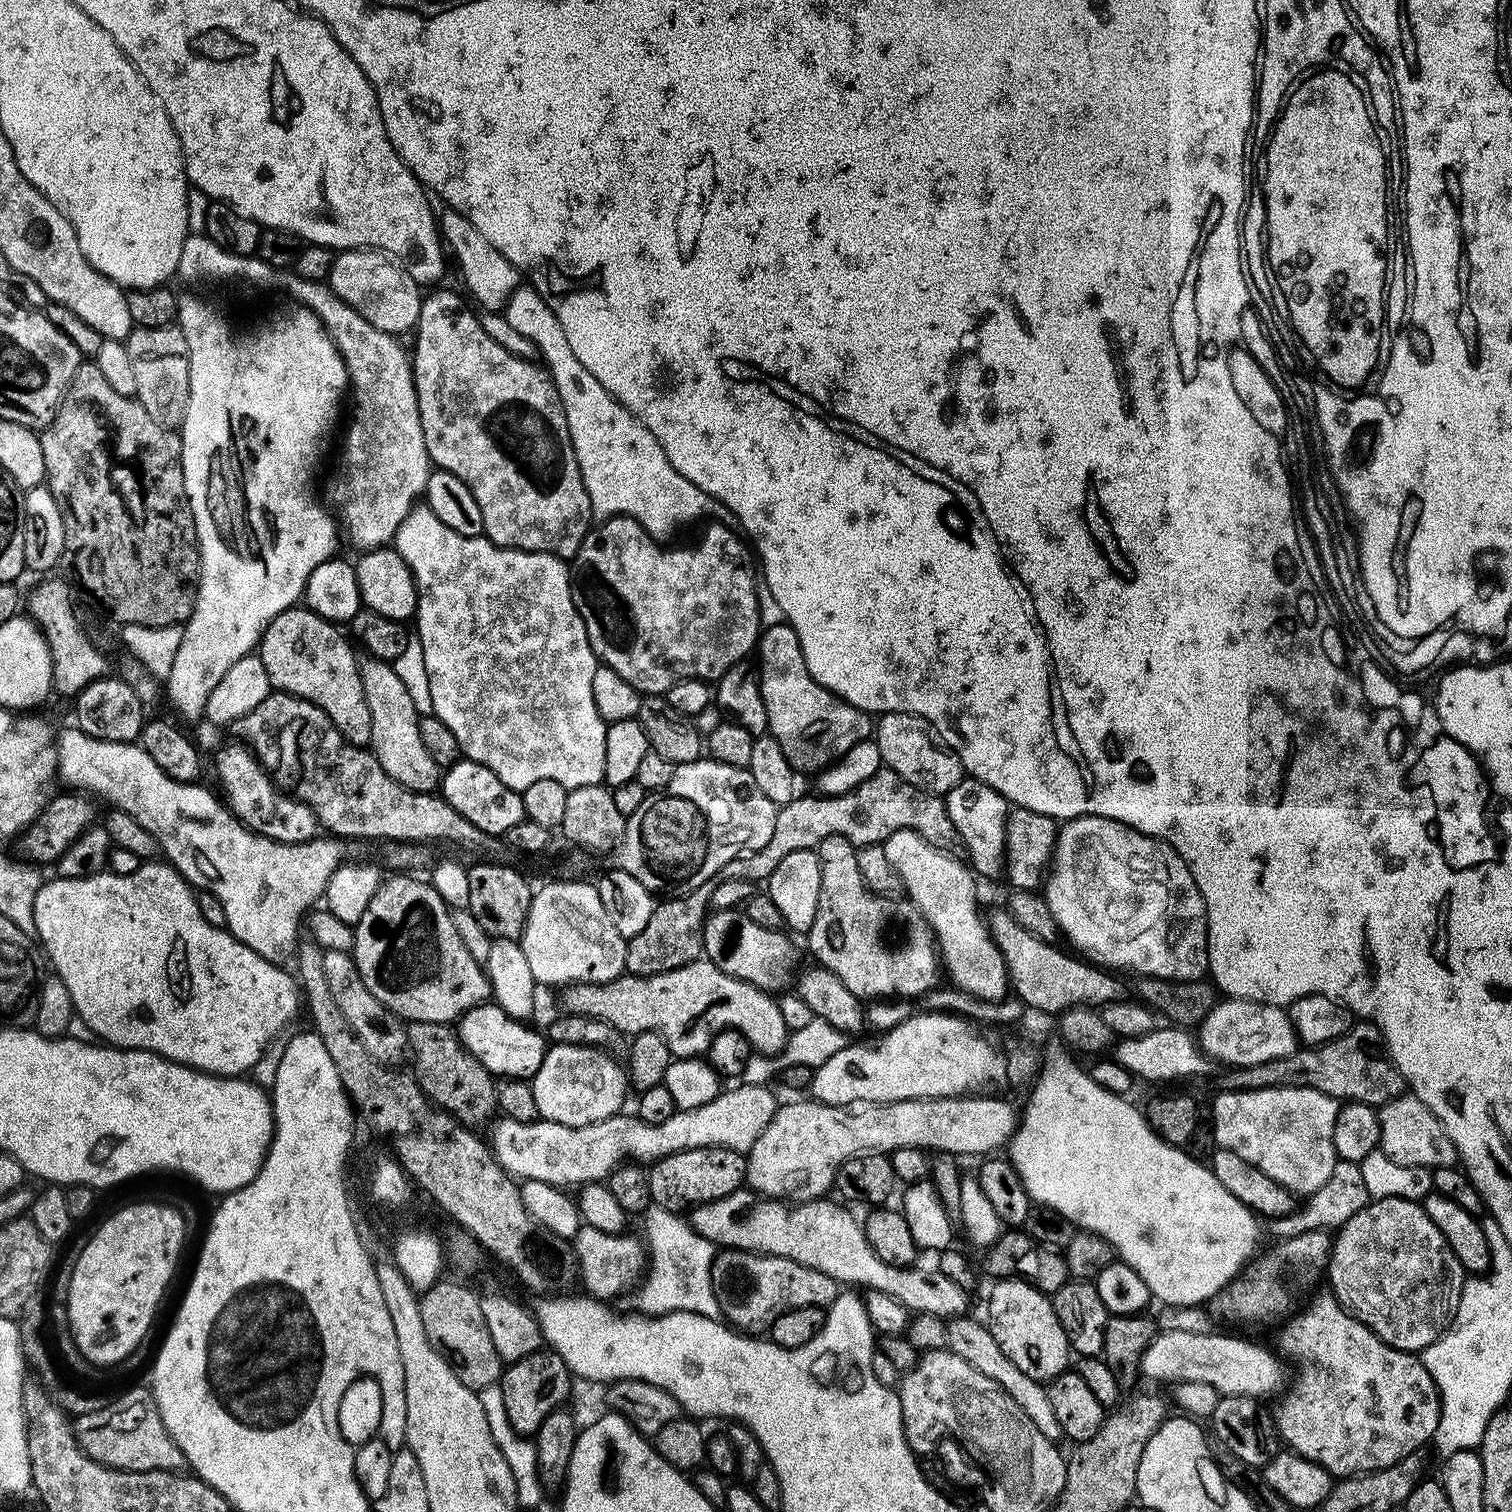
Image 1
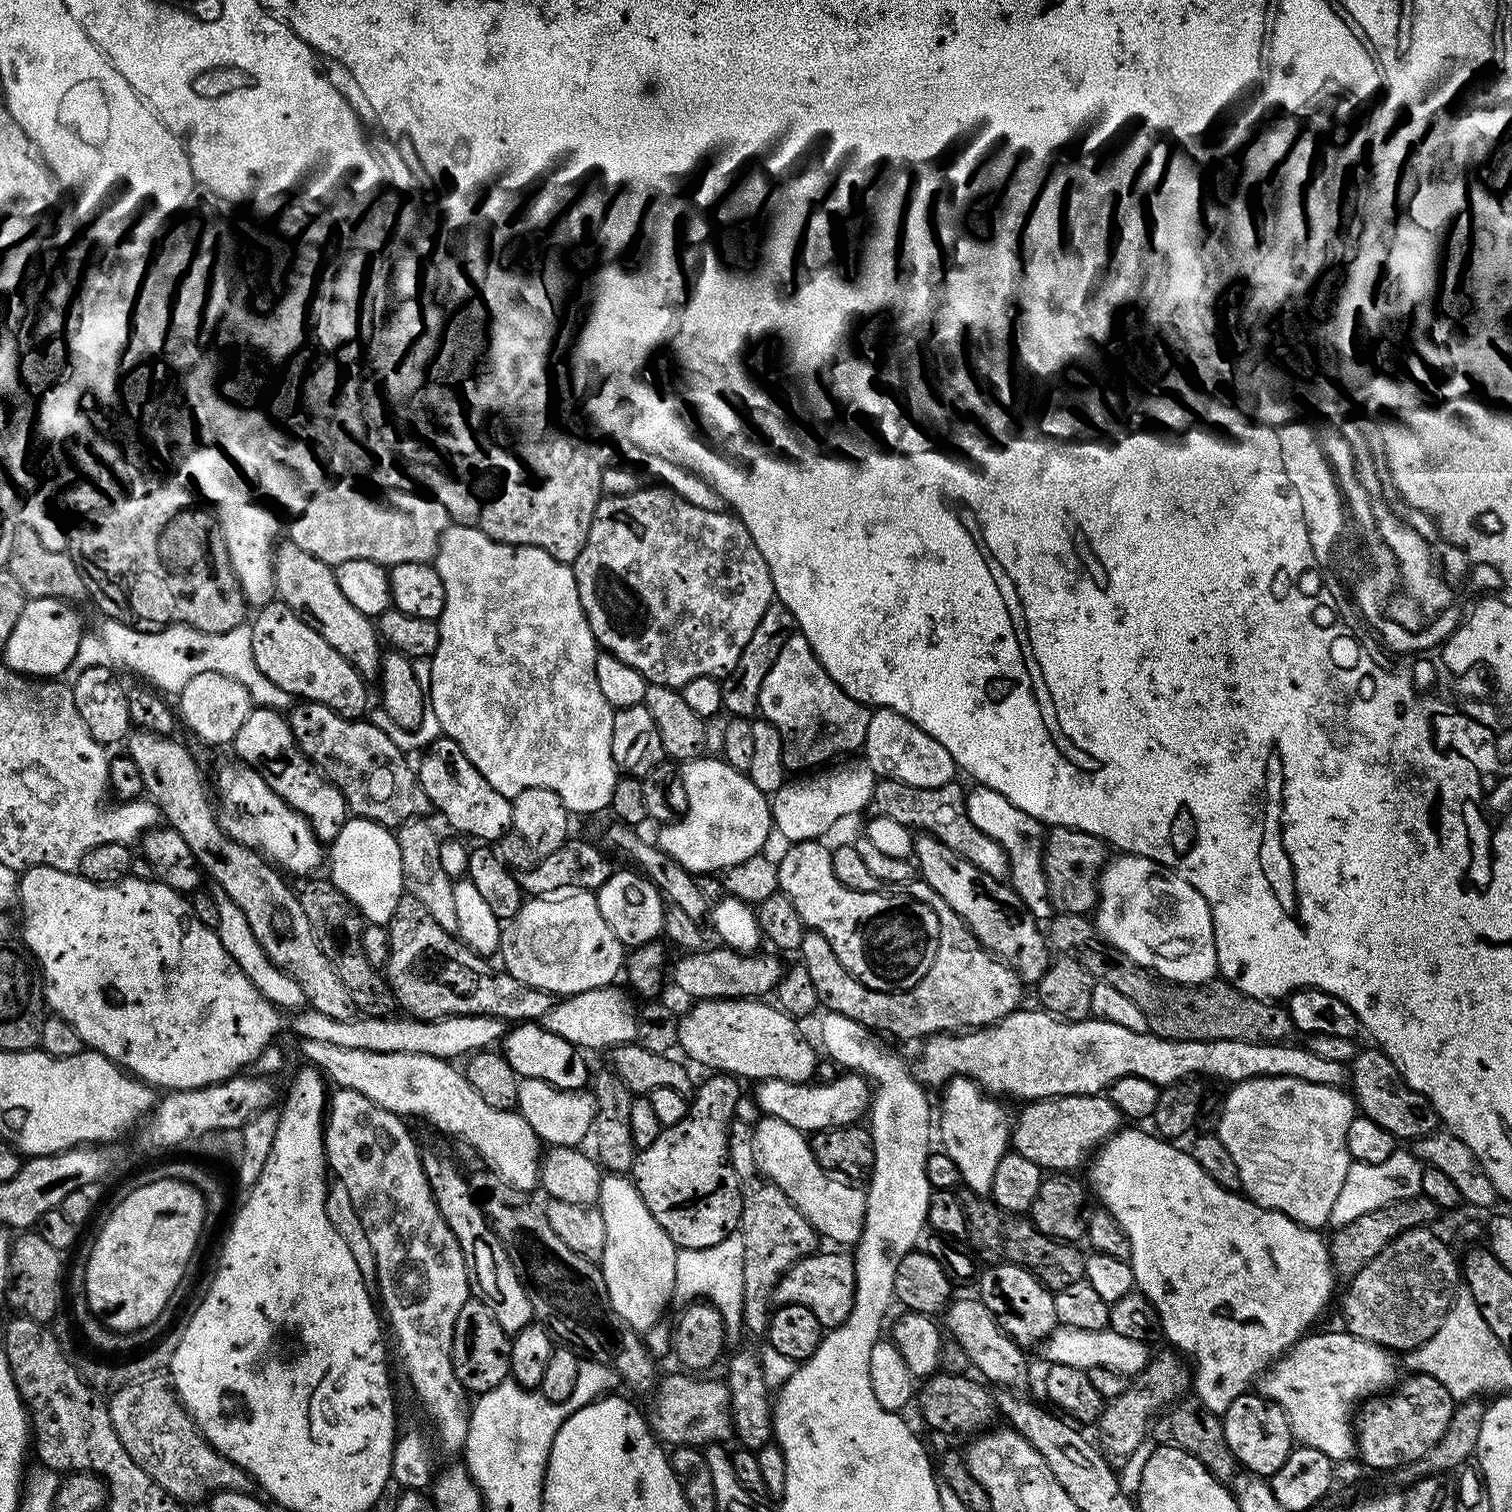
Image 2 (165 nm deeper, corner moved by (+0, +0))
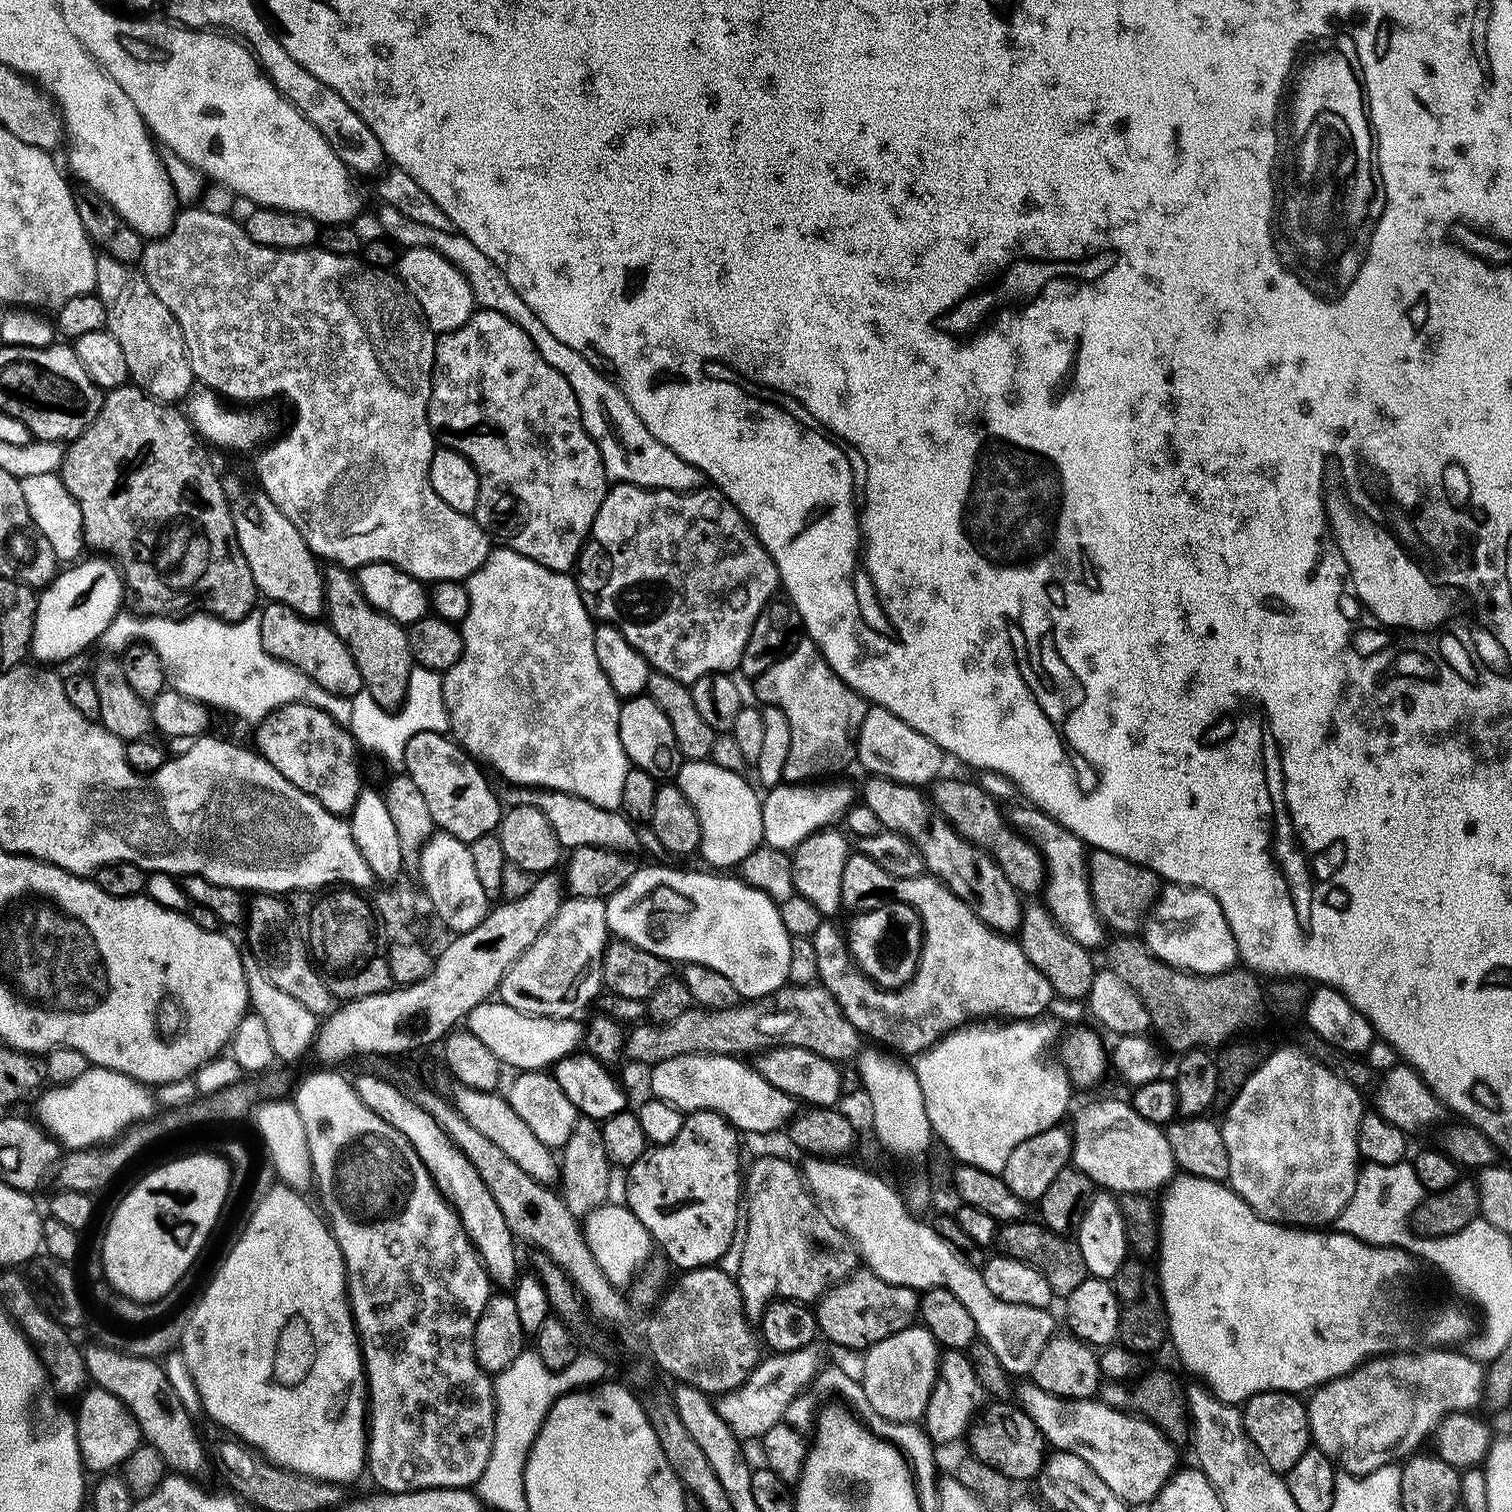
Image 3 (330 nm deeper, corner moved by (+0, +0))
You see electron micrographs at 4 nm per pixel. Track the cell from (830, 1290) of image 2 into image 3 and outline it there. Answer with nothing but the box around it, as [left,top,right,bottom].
[815,1270,920,1350]

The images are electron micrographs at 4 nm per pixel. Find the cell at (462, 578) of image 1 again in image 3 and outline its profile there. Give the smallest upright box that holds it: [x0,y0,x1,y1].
[442,546,629,809]

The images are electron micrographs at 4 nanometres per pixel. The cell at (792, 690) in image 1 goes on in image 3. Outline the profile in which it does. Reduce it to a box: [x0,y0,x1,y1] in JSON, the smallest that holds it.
[754,638,869,783]

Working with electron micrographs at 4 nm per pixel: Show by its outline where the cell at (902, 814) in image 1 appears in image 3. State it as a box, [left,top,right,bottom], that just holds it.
[930,779,1048,898]

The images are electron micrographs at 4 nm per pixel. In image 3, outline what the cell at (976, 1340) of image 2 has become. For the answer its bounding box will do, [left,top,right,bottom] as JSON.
[1014,1382,1177,1506]

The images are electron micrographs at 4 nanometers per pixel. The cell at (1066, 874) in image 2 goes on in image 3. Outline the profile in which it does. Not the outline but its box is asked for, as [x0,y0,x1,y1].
[1088,848,1162,934]

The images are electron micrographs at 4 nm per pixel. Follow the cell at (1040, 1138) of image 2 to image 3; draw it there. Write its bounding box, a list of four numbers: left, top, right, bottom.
[1070,1100,1178,1194]

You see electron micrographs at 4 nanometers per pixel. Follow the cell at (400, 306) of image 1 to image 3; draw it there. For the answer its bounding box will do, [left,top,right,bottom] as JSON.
[398,248,477,334]

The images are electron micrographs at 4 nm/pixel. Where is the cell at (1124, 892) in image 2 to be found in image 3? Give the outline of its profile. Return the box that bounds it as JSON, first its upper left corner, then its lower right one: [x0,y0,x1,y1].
[1142,884,1237,976]

